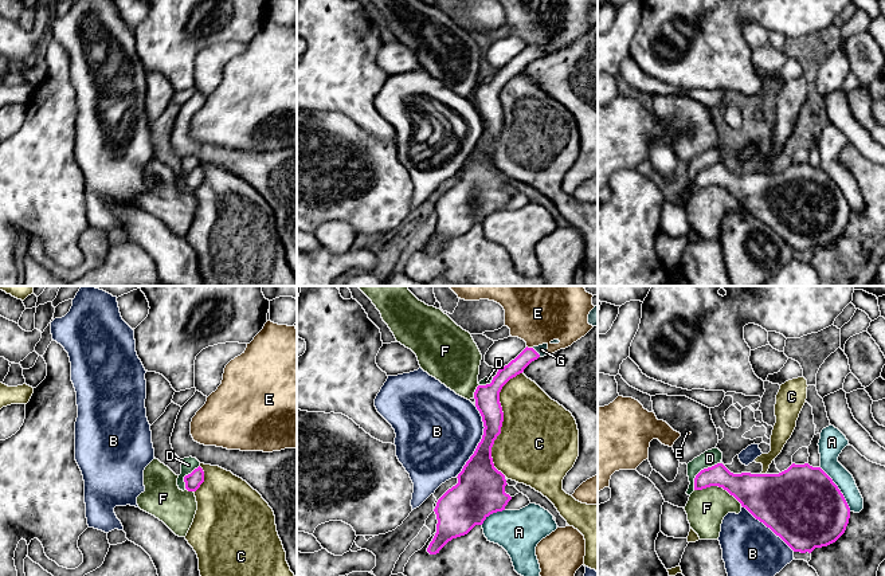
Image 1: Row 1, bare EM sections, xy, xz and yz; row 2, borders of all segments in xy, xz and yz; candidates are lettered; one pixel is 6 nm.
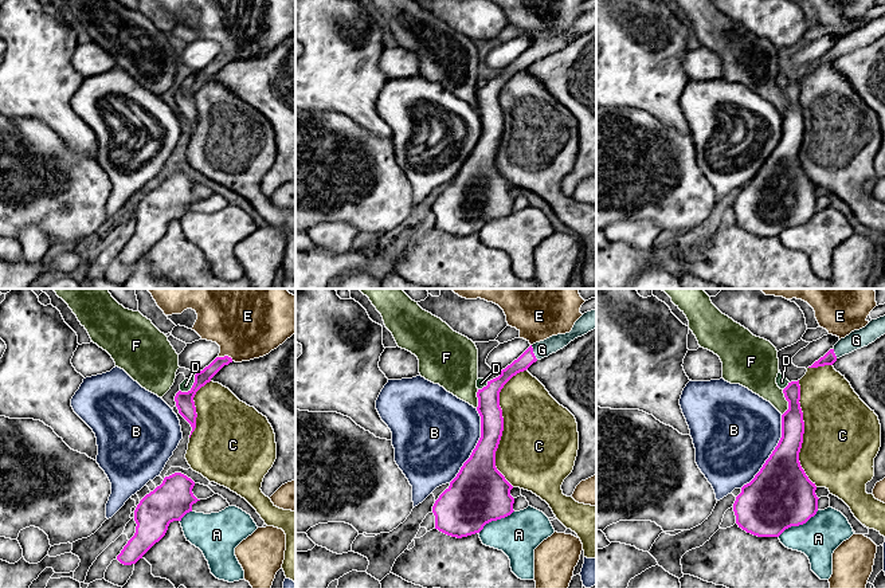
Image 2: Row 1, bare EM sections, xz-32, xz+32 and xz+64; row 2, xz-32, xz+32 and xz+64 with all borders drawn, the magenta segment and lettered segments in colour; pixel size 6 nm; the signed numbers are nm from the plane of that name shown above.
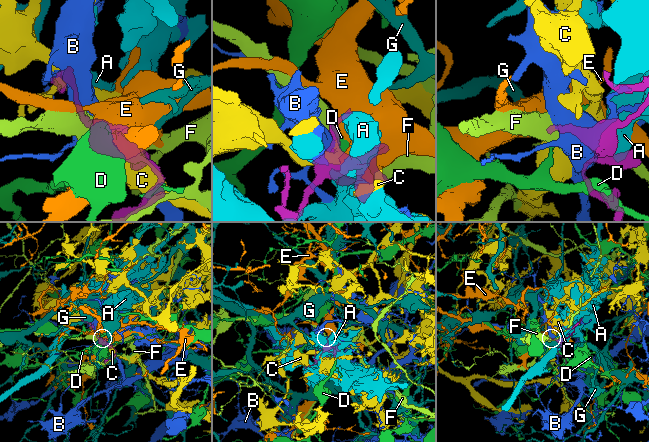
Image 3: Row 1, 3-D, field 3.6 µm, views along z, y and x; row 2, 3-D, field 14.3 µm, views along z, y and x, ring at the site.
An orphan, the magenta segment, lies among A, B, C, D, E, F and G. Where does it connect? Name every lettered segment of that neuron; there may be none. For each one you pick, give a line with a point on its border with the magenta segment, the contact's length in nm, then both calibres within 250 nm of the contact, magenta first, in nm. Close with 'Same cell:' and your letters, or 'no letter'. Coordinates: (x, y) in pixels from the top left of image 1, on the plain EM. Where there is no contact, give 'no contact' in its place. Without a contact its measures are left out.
G: meets magenta in xz at (536, 51); contact 80 nm long; 90 nm thick on the magenta side, 60 nm on the other
Same cell: G

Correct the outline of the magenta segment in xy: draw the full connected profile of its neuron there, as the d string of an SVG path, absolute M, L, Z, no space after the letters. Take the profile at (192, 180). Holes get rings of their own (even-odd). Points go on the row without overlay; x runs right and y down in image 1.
M200 165L195 168L191 173L184 176L184 181L185 181L185 188L188 191L196 191L200 187L200 184L204 181L203 168Z

